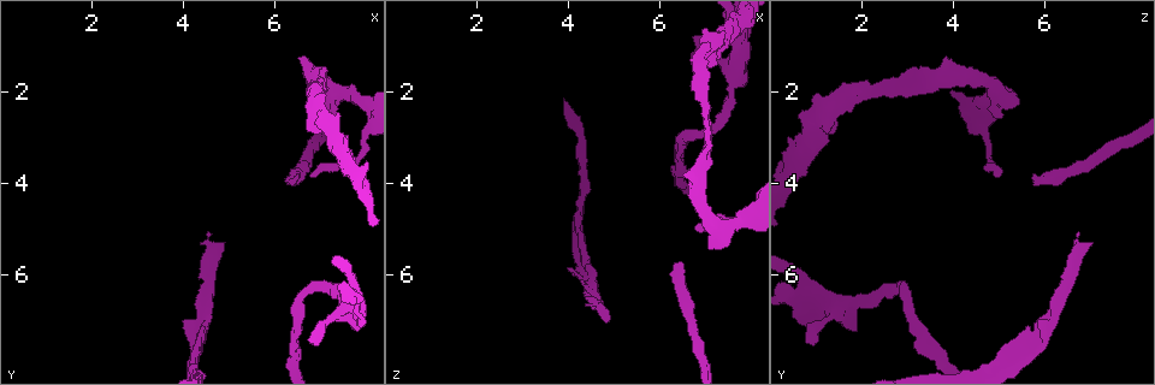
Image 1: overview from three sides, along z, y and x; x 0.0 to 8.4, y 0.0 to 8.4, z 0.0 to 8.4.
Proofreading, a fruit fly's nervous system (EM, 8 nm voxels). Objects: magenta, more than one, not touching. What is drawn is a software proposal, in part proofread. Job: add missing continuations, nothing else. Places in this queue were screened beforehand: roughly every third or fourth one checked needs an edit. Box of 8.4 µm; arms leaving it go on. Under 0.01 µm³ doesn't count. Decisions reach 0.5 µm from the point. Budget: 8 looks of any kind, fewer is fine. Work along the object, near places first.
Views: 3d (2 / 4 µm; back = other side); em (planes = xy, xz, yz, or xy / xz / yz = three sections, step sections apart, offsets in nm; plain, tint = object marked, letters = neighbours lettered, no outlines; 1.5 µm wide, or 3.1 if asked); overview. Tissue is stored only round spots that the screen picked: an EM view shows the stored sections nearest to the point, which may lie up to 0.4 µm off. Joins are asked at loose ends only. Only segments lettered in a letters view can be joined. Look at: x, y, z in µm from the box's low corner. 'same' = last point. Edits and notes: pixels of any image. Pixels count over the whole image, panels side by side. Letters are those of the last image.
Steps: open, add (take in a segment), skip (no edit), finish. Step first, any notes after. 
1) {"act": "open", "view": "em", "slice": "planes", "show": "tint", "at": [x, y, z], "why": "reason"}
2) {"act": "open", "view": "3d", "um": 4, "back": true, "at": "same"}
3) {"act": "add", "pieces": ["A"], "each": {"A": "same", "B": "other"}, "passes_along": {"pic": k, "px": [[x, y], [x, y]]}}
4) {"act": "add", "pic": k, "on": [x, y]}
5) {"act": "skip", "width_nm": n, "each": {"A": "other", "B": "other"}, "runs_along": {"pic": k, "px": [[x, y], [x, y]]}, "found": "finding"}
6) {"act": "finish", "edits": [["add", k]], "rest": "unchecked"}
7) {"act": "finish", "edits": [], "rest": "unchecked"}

{"act": "open", "view": "em", "slice": "yz", "step": 4, "show": "tint", "at": [6.70, 7.35, 0.85], "why": "branch stops here"}

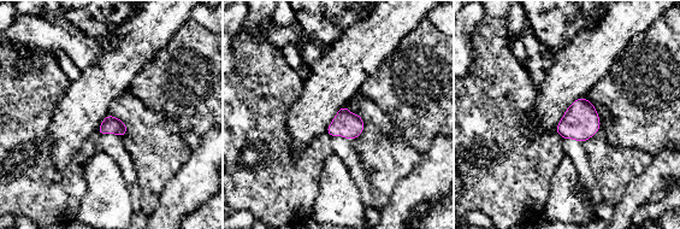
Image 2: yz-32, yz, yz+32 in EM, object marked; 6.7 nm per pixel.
{"act": "open", "view": "em", "slice": "planes", "show": "letters", "at": "same"}

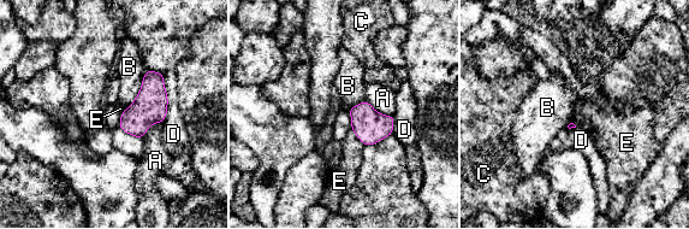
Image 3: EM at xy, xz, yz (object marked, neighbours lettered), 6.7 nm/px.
{"act": "skip", "each": {"A": "other", "B": "other", "C": "other", "D": "other", "E": "other"}, "border": {"pic": 3, "px": [[351, 129], [364, 145]]}, "found": "no lettered segment goes on from it"}

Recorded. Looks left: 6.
{"act": "open", "view": "em", "slice": "xz", "step": 4, "show": "letters", "at": [7.00, 1.65, 3.05], "why": "an open end"}

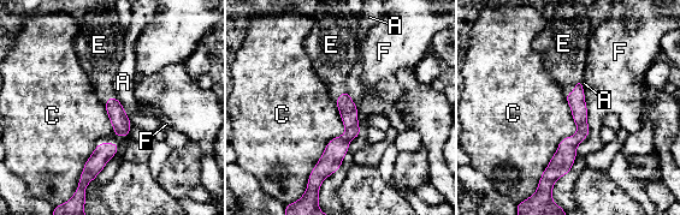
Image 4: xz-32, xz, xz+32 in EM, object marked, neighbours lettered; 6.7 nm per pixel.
{"act": "open", "view": "em", "slice": "planes", "show": "letters", "at": "same", "why": "another direction"}

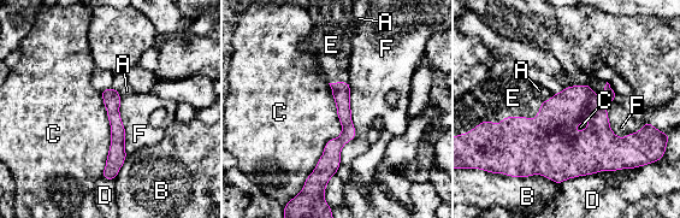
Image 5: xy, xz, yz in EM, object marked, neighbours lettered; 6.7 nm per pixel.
{"act": "add", "pieces": ["E"], "each": {"A": "other", "B": "other", "C": "other", "D": "other", "E": "same", "F": "other"}, "passes_along": {"pic": 5, "px": [[548, 145], [525, 117], [513, 98]]}, "found": "the neuron continues"}

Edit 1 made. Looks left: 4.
{"act": "open", "view": "em", "slice": "xz", "step": 8, "show": "tint", "at": [4.50, 5.05, 6.80], "why": "an open end"}

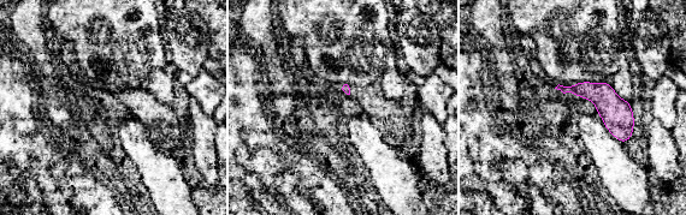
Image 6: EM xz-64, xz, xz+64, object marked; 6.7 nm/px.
{"act": "open", "view": "em", "slice": "planes", "show": "letters", "at": "same"}

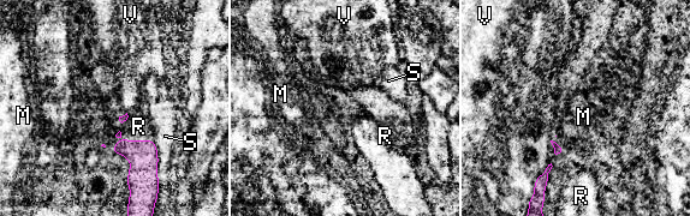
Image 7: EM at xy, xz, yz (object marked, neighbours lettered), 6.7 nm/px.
{"act": "skip", "each": {"M": "other", "R": "other", "S": "other", "V": "other"}, "found": "none of them fits"}

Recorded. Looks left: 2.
{"act": "finish", "edits": [["add", 5]], "rest": "unchecked"}

